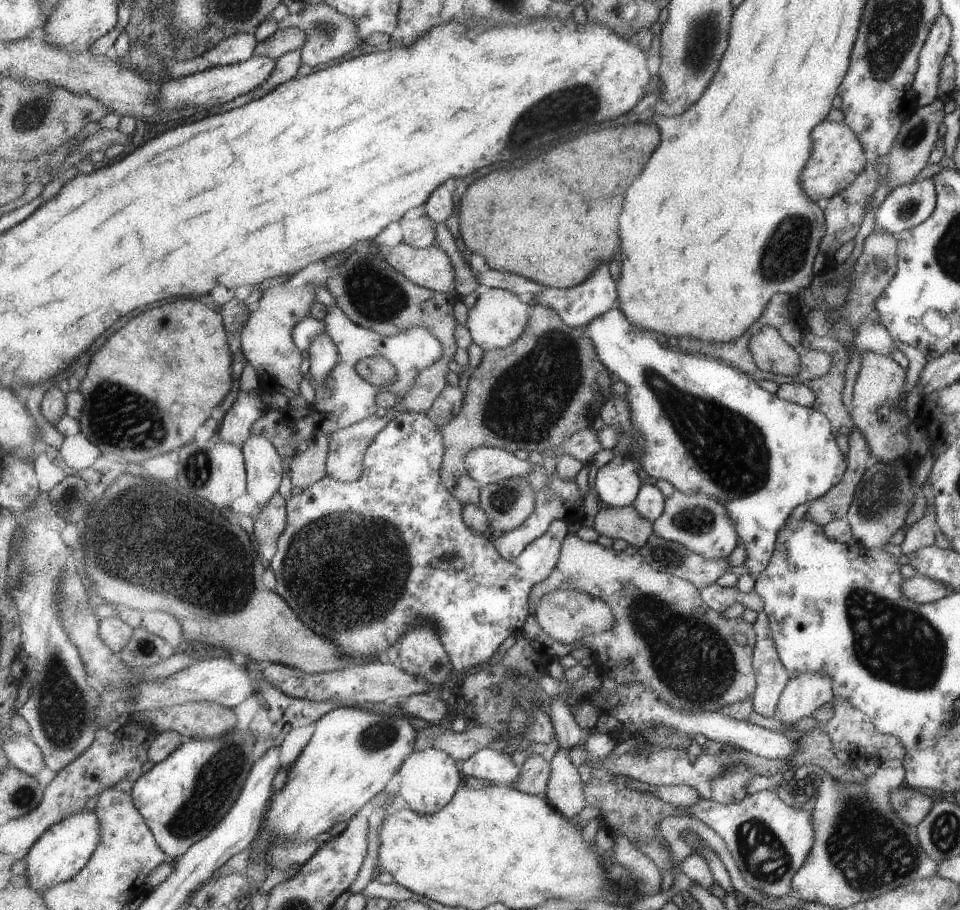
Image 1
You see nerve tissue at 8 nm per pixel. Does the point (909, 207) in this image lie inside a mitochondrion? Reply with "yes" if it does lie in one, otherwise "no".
yes

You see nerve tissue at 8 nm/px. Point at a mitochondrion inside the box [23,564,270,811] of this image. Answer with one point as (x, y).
(63, 713)

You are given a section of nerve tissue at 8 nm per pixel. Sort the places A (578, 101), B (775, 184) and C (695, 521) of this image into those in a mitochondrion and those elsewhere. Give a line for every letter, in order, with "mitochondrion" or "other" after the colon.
A: mitochondrion
B: other
C: mitochondrion

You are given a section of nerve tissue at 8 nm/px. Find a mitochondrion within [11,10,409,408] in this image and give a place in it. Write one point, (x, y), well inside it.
(32, 114)

